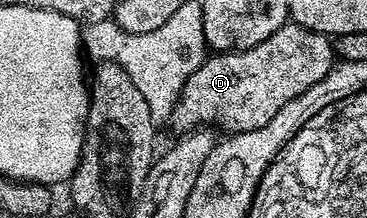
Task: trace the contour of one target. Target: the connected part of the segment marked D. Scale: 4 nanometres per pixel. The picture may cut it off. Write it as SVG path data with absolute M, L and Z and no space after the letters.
M288 21L254 47L213 53L203 60L199 69L187 77L187 83L183 85L177 104L173 107L171 124L179 131L177 133L188 133L204 125L213 125L209 123L222 127L225 133L263 129L263 125L267 125L267 121L271 121L271 117L275 117L275 113L279 113L287 101L293 101L315 81L322 80L334 66L335 52L330 36L320 35L318 31Z

